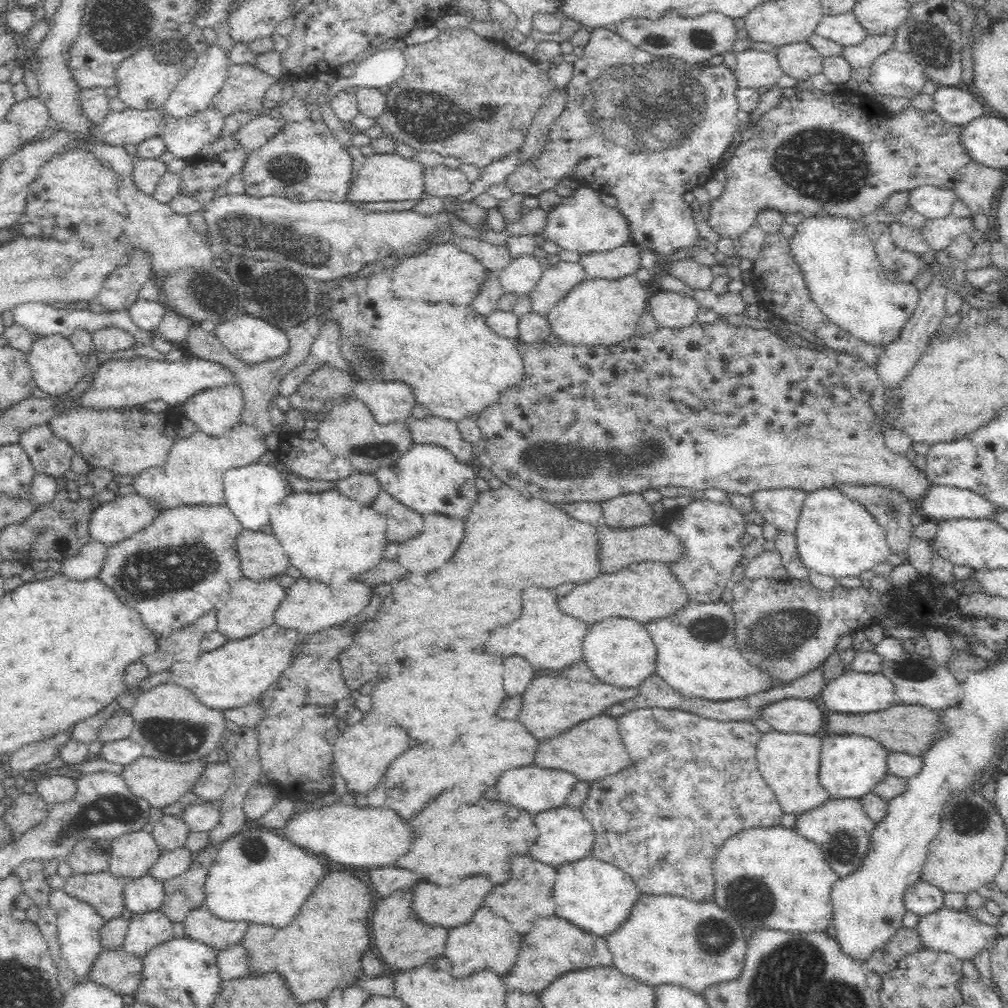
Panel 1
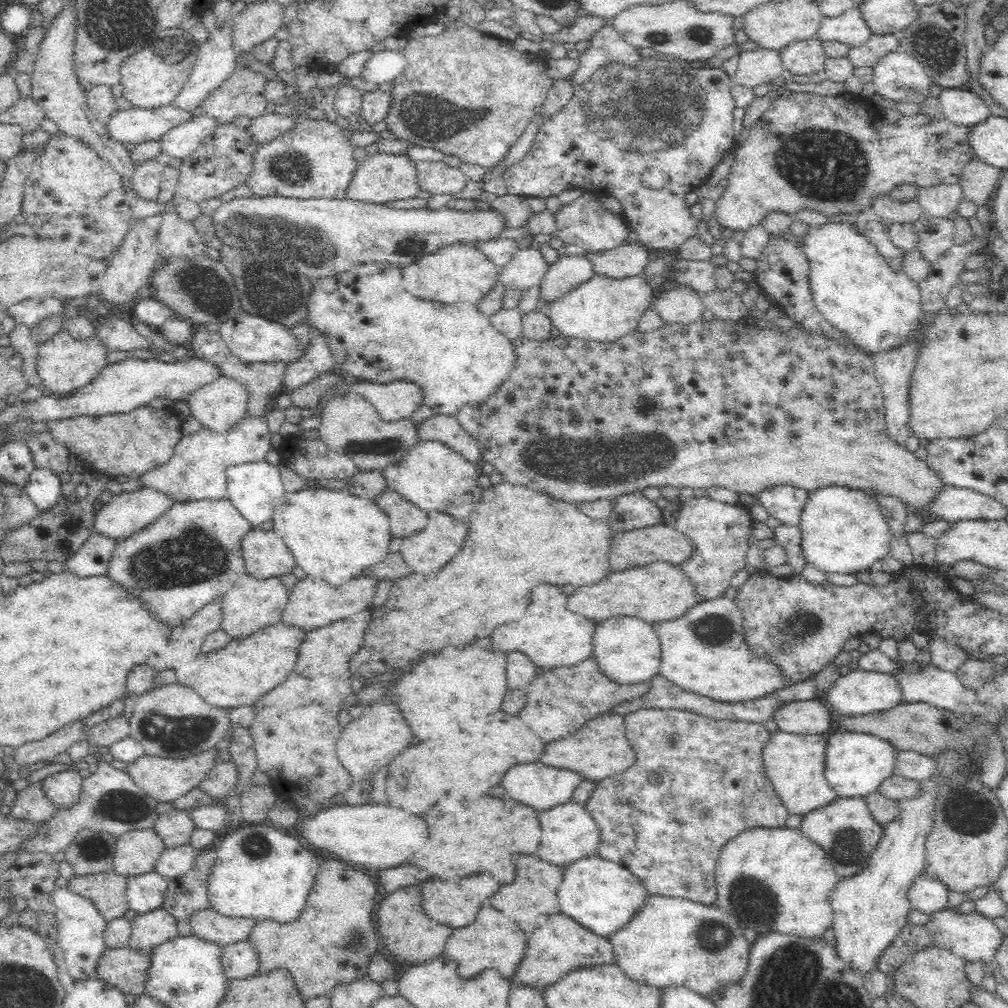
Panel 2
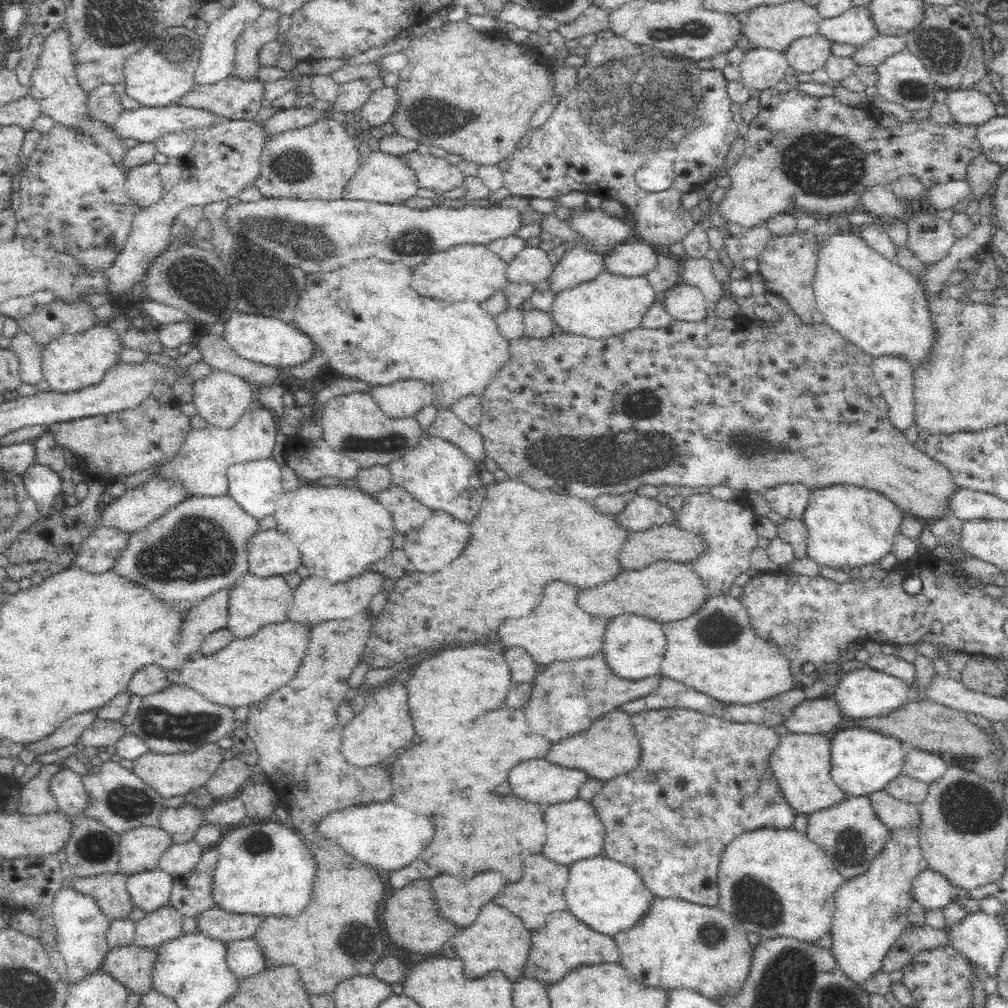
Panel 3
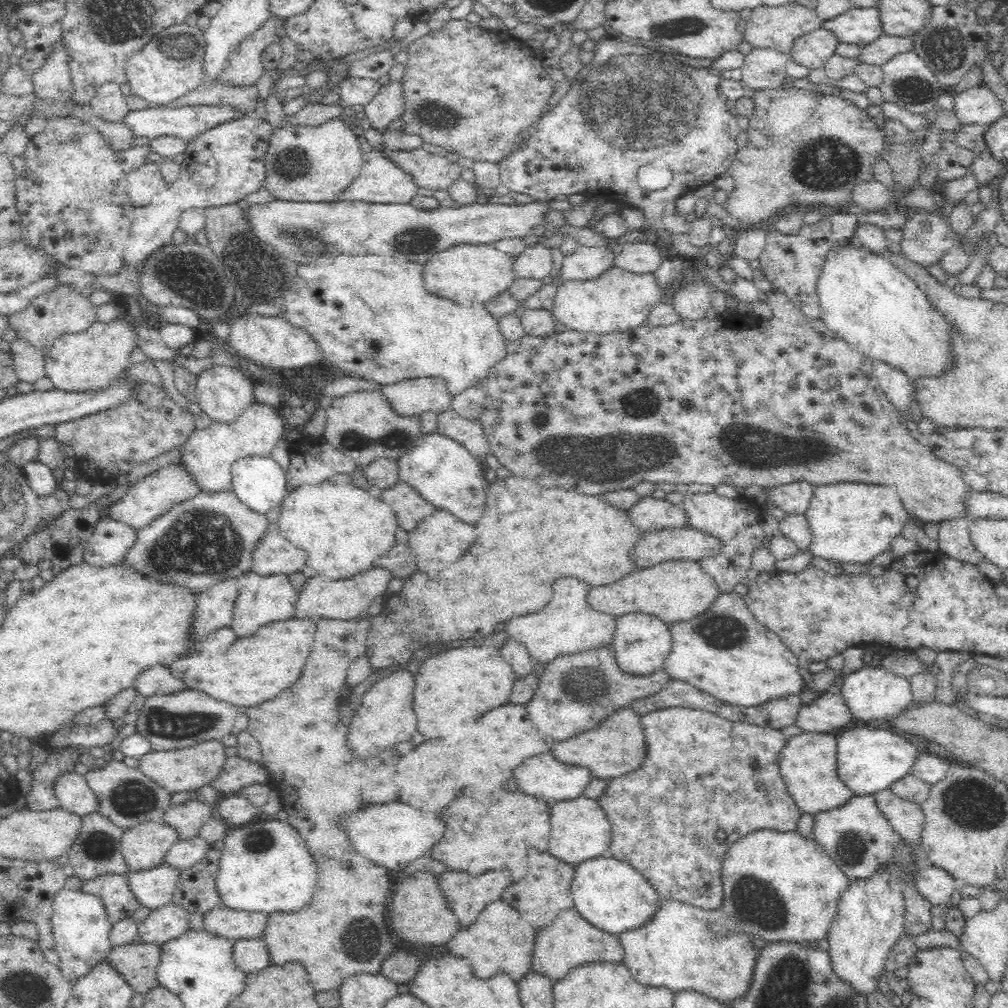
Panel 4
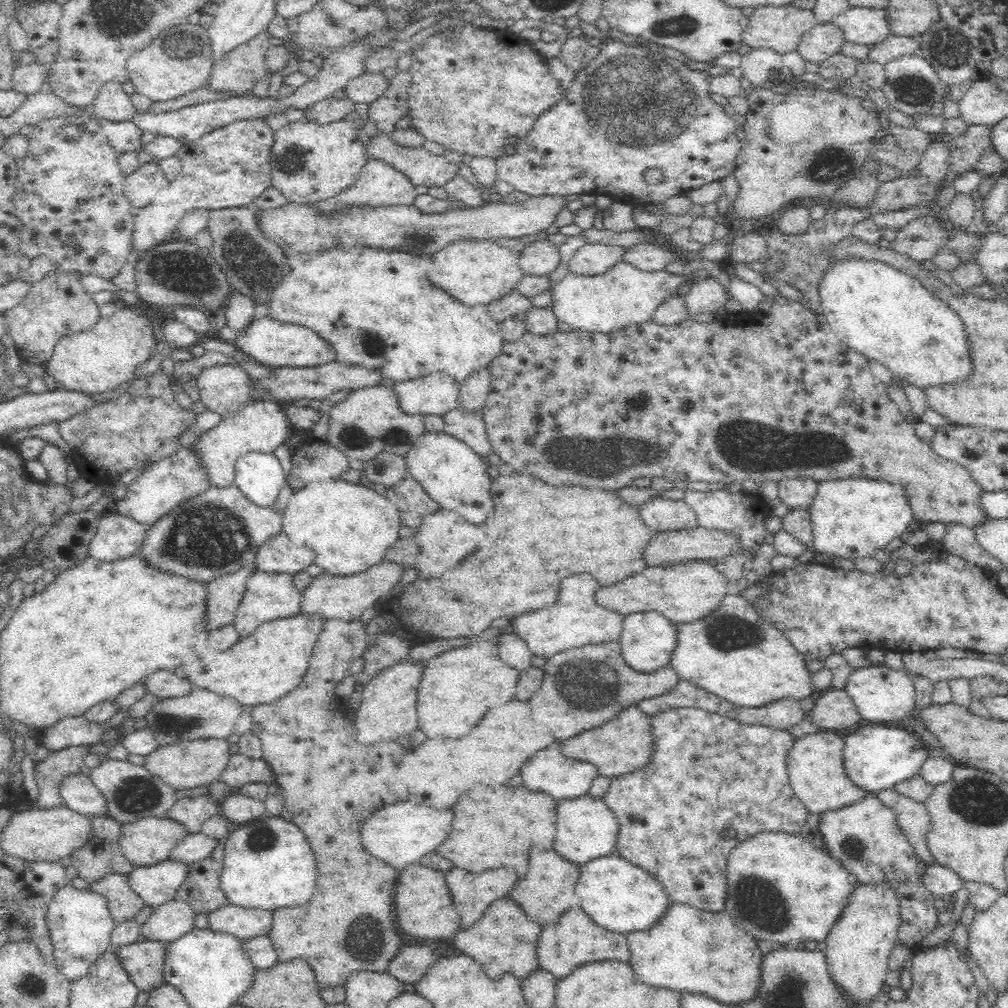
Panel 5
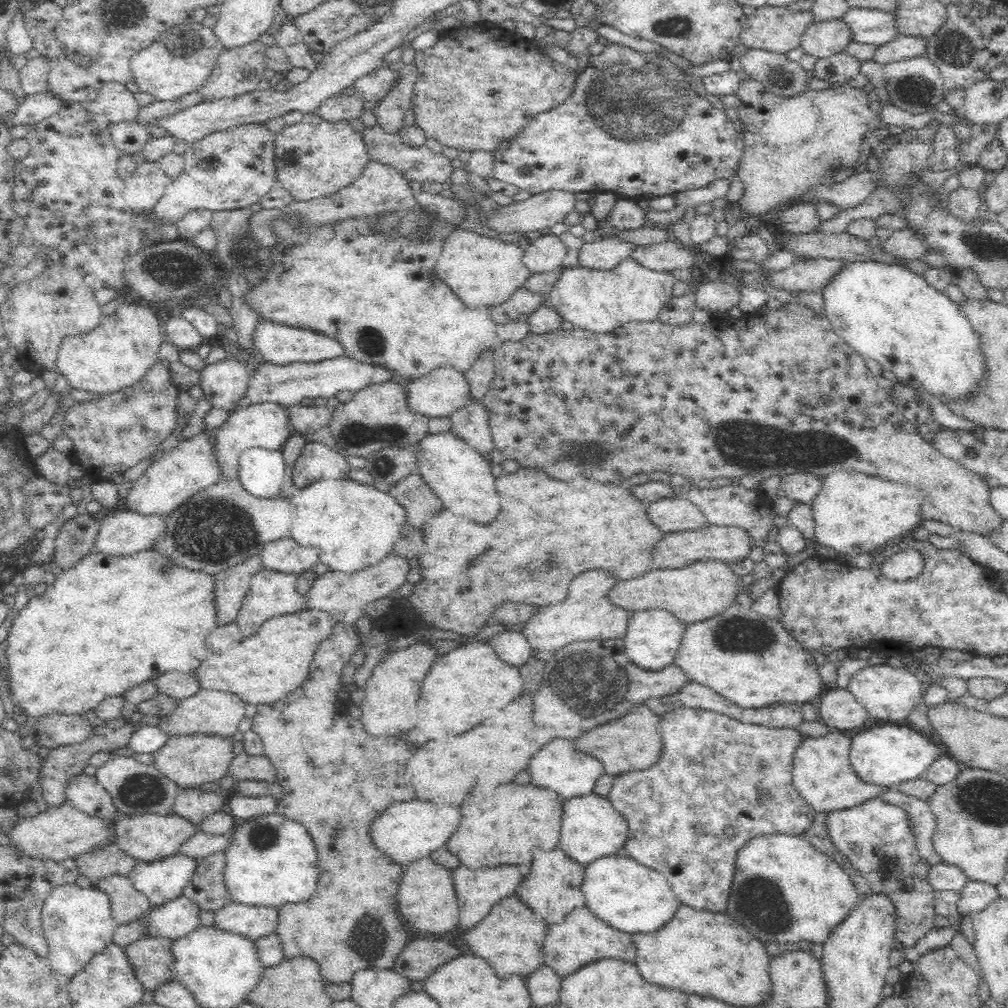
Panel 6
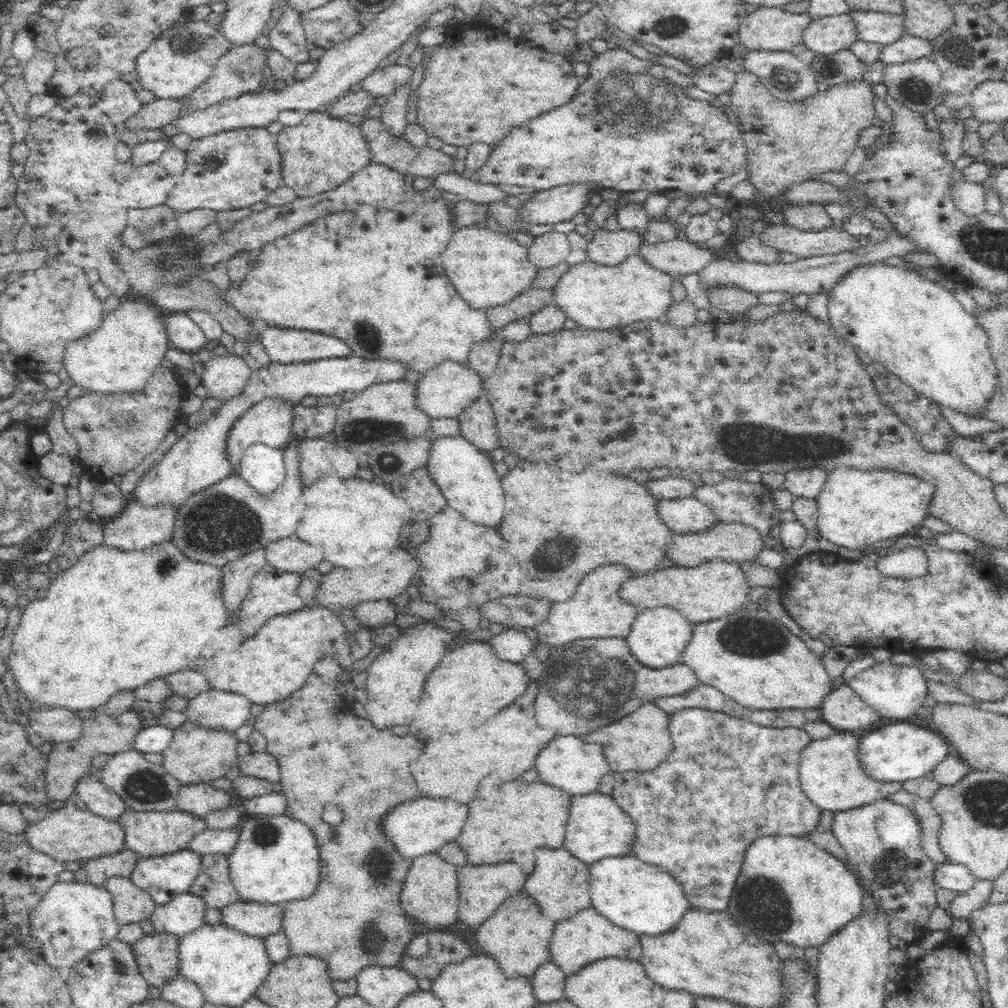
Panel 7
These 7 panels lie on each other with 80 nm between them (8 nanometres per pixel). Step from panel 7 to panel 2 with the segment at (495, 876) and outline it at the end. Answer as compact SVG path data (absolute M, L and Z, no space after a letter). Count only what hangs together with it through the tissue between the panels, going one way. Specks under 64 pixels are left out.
M478 874L478 876L468 876L462 878L458 882L450 882L450 880L442 880L442 878L430 878L424 882L422 888L422 897L424 897L424 911L436 919L438 923L448 925L454 928L462 928L472 924L472 920L476 920L478 912L480 912L480 904L484 900L488 900L496 890L500 888L500 882L494 880L492 874Z

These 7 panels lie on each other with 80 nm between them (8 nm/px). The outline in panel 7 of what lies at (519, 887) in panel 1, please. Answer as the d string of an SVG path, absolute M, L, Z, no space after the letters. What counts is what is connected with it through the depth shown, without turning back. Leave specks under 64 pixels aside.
M564 847L558 850L536 850L536 870L530 874L524 892L537 904L543 916L558 922L592 907L590 896L591 868L590 865L578 860Z

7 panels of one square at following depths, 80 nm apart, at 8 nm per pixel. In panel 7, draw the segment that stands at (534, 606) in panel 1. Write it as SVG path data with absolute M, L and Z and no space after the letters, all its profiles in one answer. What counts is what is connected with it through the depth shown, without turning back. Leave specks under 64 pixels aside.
M622 563L607 564L589 573L576 588L576 594L566 602L555 602L550 608L546 622L536 626L538 642L544 641L549 646L561 646L569 640L591 638L626 638L632 630L632 624L642 608L624 599L620 588L630 580L640 577L632 567Z

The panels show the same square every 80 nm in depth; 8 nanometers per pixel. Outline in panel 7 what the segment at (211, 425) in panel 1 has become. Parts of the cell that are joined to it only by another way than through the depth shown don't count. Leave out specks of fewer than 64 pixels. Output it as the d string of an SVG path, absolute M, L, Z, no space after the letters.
M211 354L204 362L201 383L209 390L211 396L226 401L239 395L252 376L253 370L246 360L237 354Z

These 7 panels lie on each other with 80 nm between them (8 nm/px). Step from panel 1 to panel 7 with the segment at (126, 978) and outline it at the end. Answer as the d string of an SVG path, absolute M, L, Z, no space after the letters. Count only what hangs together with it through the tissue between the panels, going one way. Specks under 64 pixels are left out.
M152 932L132 945L138 968L148 985L161 988L179 974L179 946L182 936Z

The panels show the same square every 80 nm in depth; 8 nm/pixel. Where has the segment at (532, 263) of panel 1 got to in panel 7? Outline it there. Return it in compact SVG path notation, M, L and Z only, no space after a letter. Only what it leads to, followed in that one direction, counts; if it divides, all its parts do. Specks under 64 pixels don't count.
M552 230L535 236L528 247L528 257L541 269L556 266L570 254L570 243L564 232Z

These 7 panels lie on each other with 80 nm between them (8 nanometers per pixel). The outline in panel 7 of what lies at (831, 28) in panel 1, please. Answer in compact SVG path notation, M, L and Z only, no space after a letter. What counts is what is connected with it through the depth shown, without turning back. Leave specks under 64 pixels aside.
M850 11L850 15L856 21L859 40L889 46L898 43L907 34L902 15L860 11Z

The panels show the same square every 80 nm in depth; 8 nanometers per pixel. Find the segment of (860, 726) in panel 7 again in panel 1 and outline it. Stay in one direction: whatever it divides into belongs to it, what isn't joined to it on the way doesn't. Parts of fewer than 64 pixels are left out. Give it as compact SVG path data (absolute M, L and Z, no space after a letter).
M786 698L762 710L761 724L778 732L818 734L826 725L826 712L810 699Z

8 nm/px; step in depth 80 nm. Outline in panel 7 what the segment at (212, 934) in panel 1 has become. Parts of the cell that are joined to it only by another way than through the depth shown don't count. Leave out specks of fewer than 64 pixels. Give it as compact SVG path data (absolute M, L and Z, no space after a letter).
M236 901L221 908L221 922L248 933L266 937L282 931L284 906L281 903Z

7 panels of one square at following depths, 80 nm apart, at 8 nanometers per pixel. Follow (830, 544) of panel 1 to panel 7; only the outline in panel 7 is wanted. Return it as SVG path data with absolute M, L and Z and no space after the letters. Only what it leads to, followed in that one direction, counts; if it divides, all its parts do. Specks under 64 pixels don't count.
M887 464L869 469L842 465L829 471L826 484L815 498L819 513L815 534L837 547L866 552L923 527L924 520L931 516L928 508L935 494L936 483L916 473L898 471Z

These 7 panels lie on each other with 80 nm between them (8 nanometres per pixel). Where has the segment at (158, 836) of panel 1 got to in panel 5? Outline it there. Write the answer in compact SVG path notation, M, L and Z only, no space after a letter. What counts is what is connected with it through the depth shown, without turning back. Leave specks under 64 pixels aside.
M210 794L190 798L180 797L167 816L186 825L190 833L195 833L201 830L201 824L207 818L220 814L221 806L222 801L216 802Z

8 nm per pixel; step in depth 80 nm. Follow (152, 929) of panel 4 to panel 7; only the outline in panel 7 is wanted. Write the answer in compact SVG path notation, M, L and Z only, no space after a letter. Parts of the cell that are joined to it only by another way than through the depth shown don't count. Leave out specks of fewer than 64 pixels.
M190 892L177 894L170 902L158 905L154 910L151 917L153 932L186 936L190 931L204 925L206 909L202 897Z

